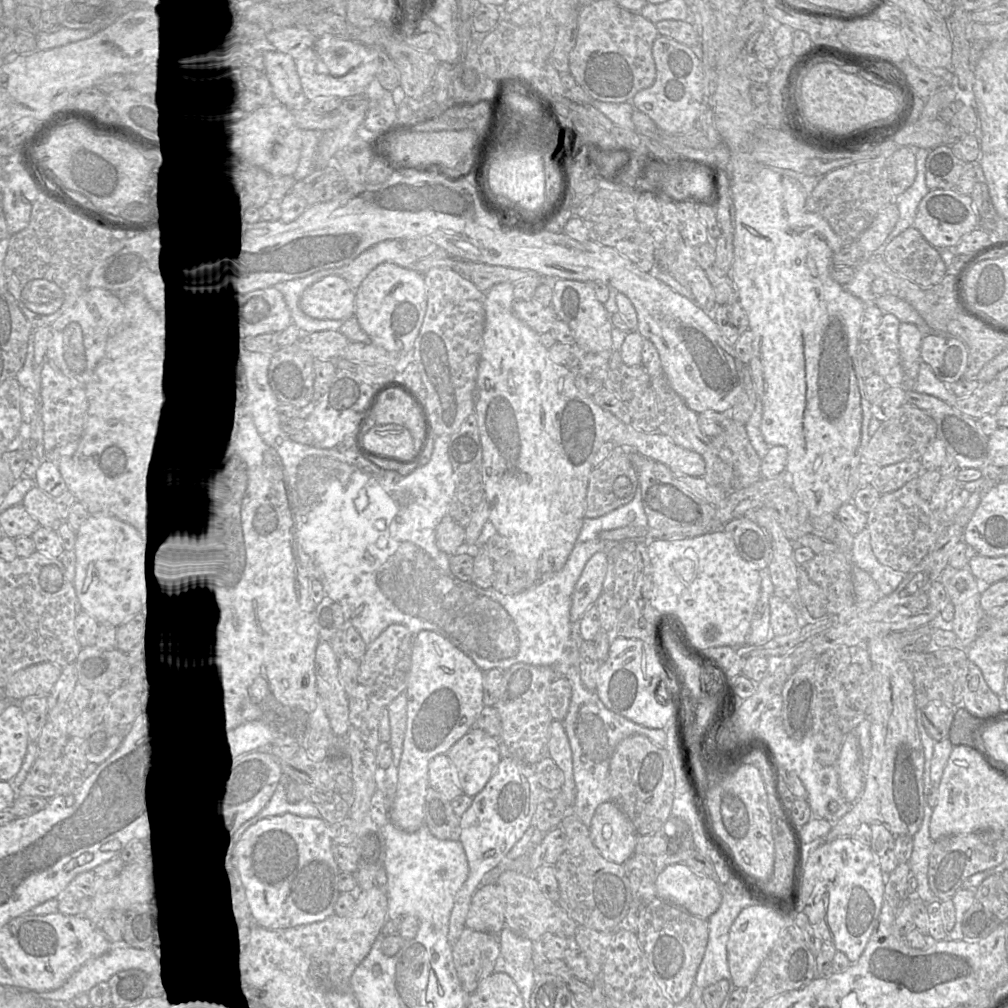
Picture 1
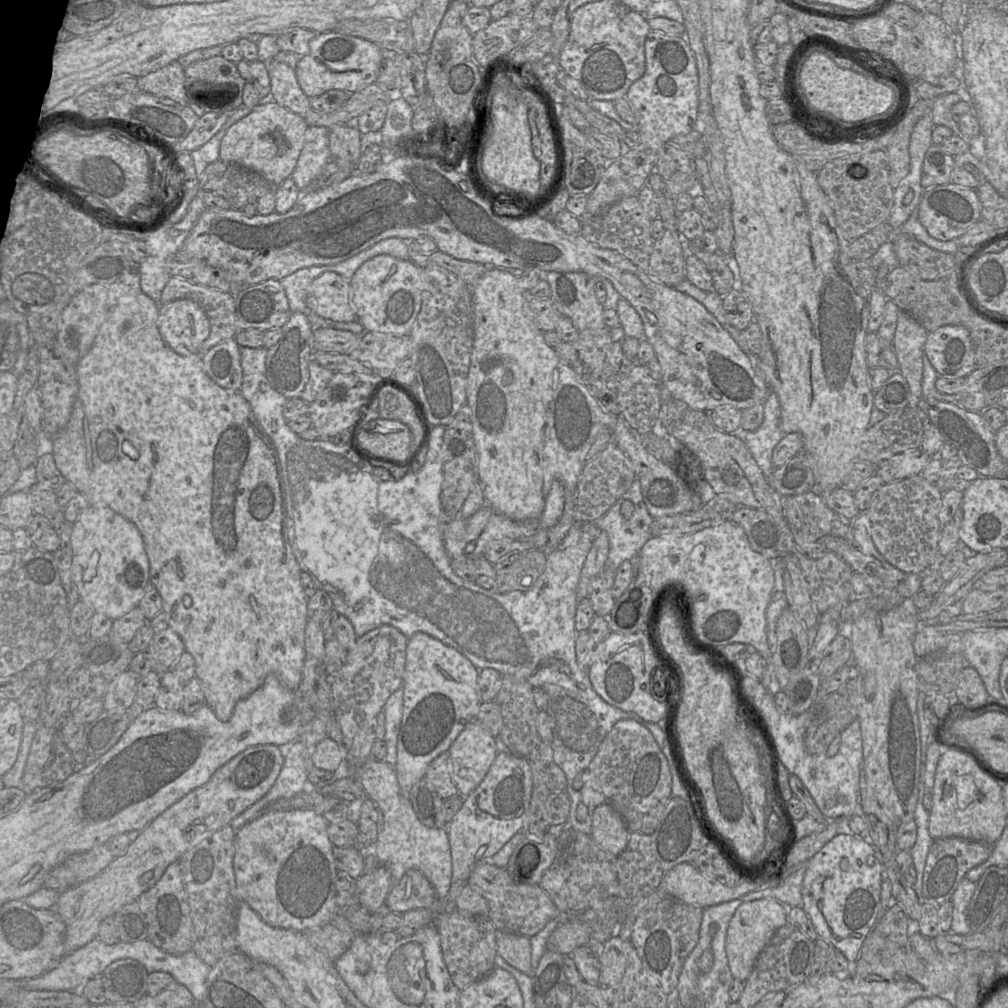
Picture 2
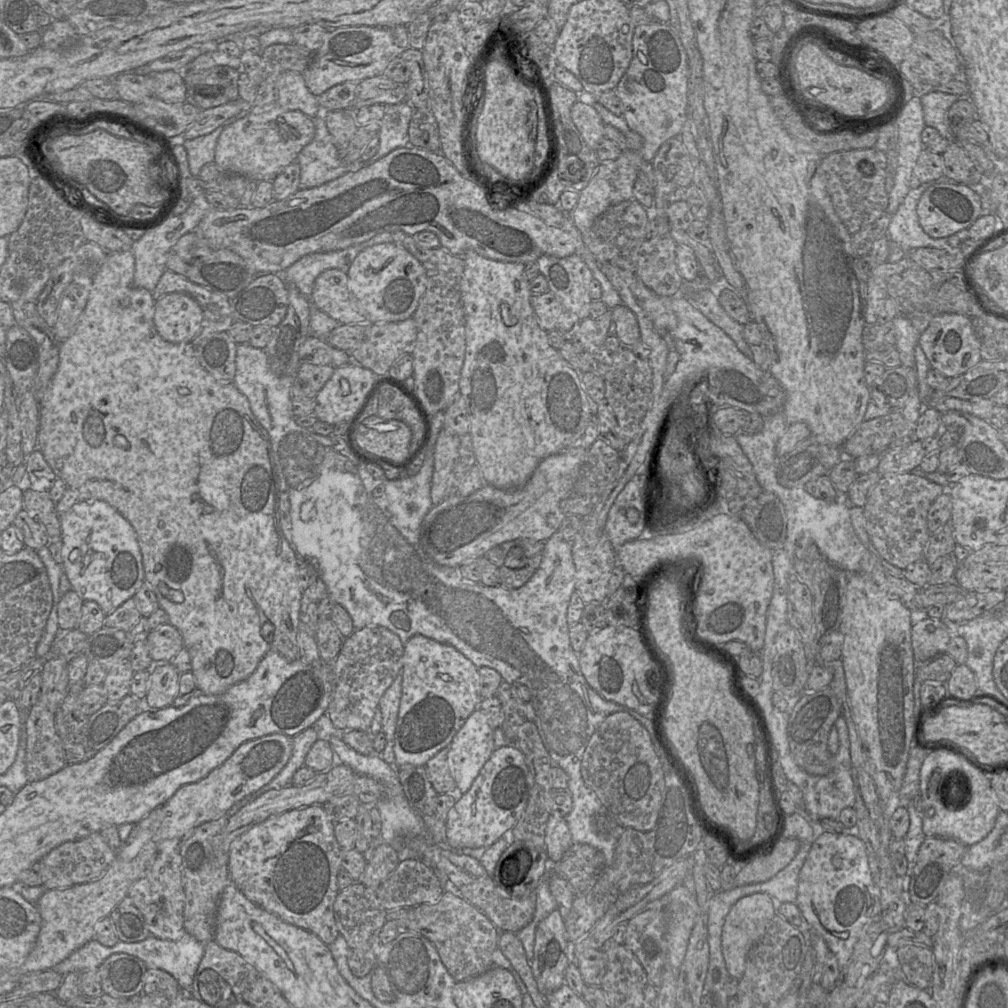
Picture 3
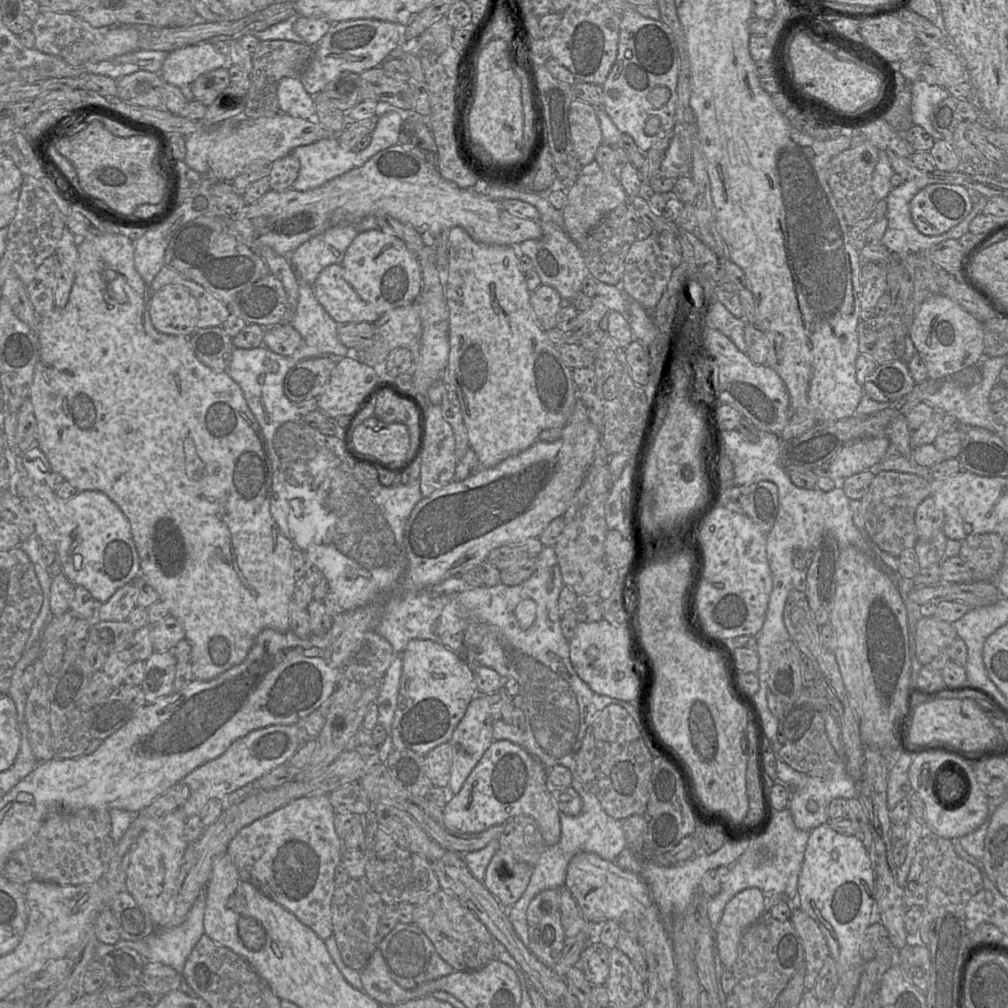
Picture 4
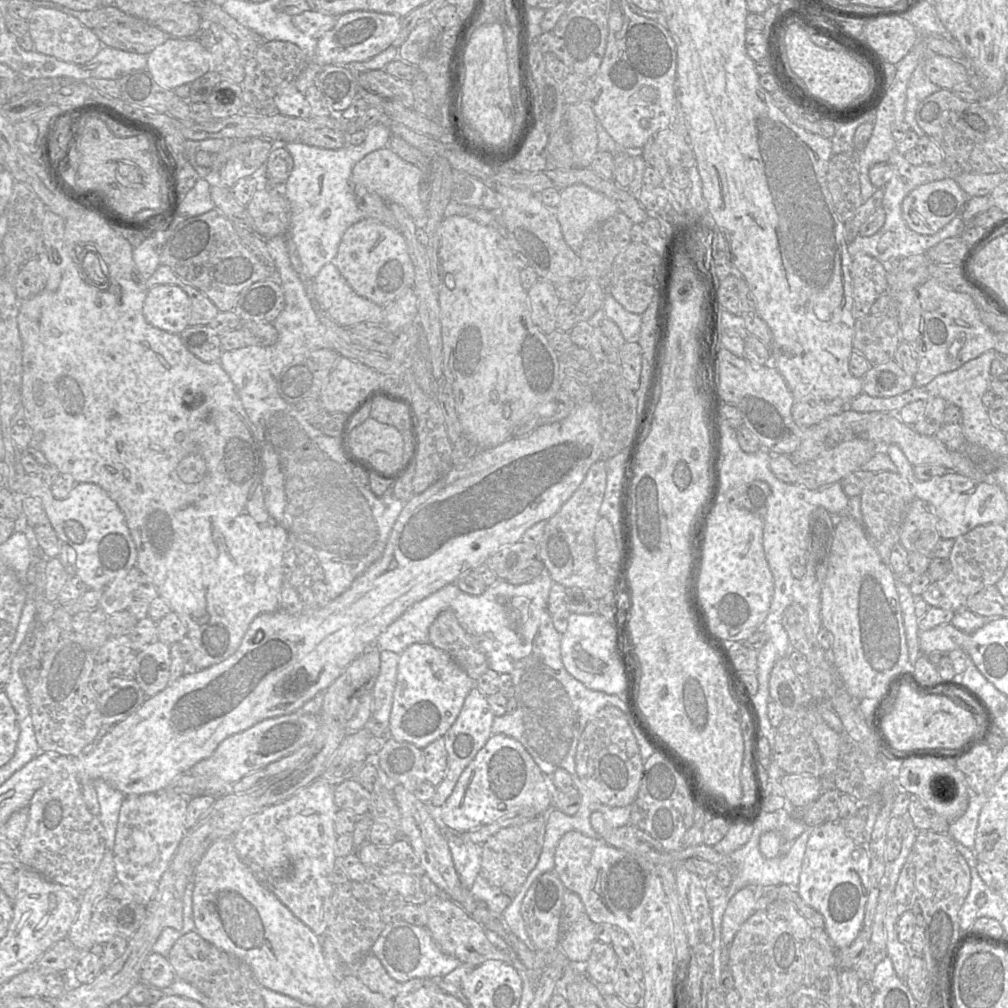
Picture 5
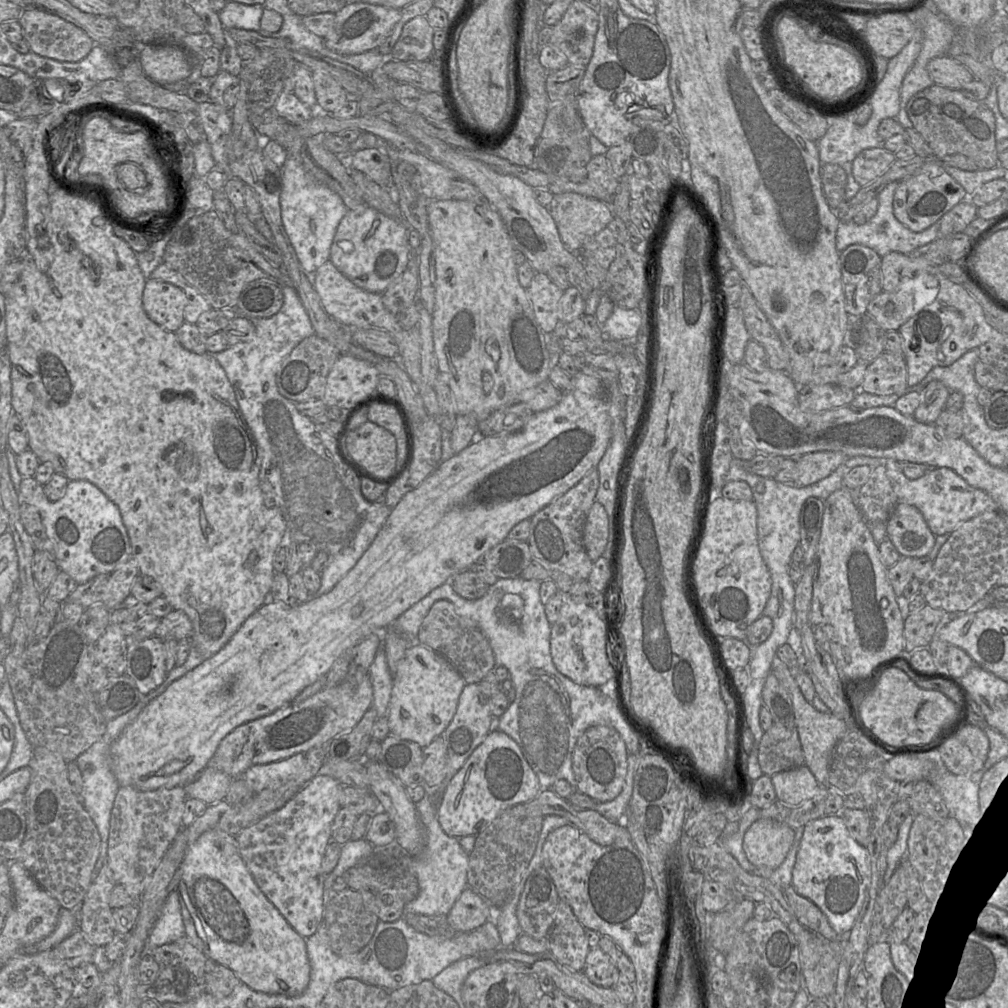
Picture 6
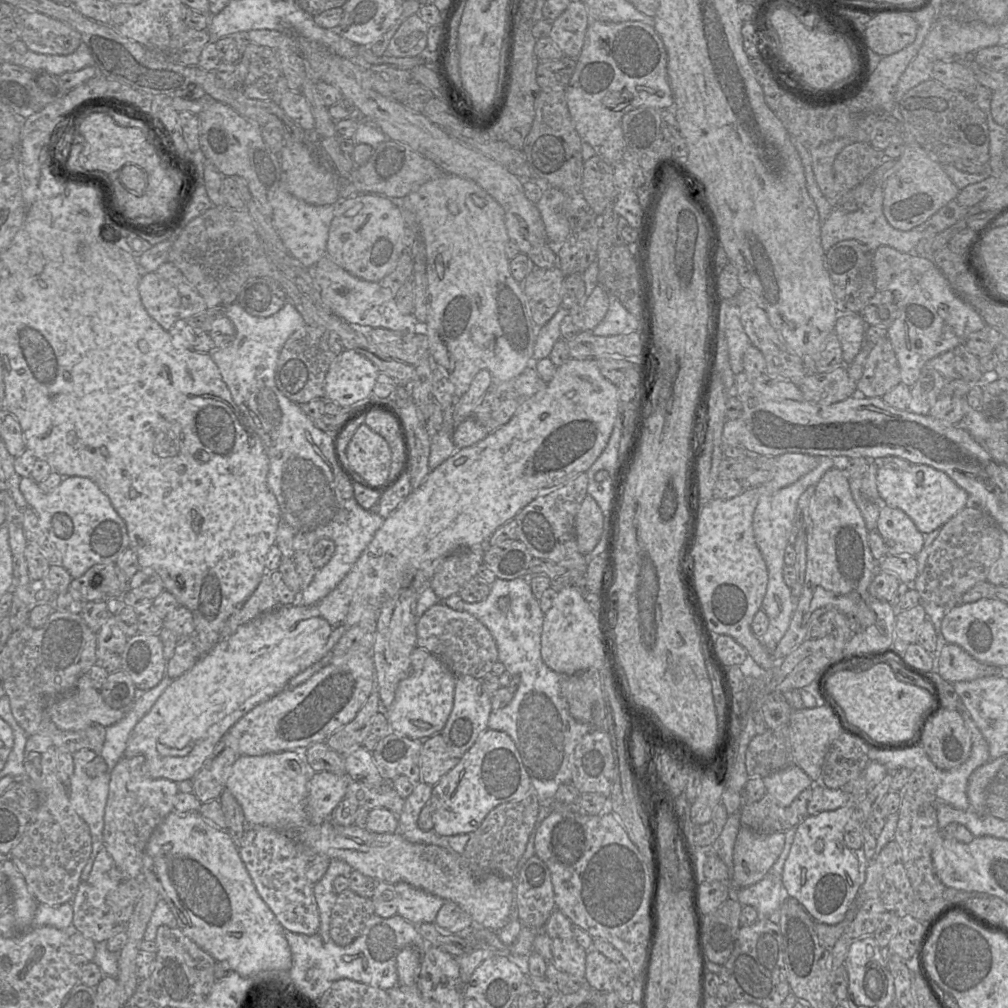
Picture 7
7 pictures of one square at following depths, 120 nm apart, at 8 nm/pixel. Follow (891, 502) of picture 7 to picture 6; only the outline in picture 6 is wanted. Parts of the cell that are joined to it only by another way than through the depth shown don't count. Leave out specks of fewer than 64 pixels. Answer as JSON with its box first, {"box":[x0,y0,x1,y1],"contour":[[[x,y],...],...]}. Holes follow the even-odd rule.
{"box":[885,459,998,536],"contour":[[[886,459],[885,468],[899,502],[915,506],[935,536],[951,534],[966,521],[984,512],[998,510],[995,501],[986,492],[970,486],[947,467],[930,468],[922,477],[915,480],[910,480],[903,474],[900,462],[895,459]]]}

